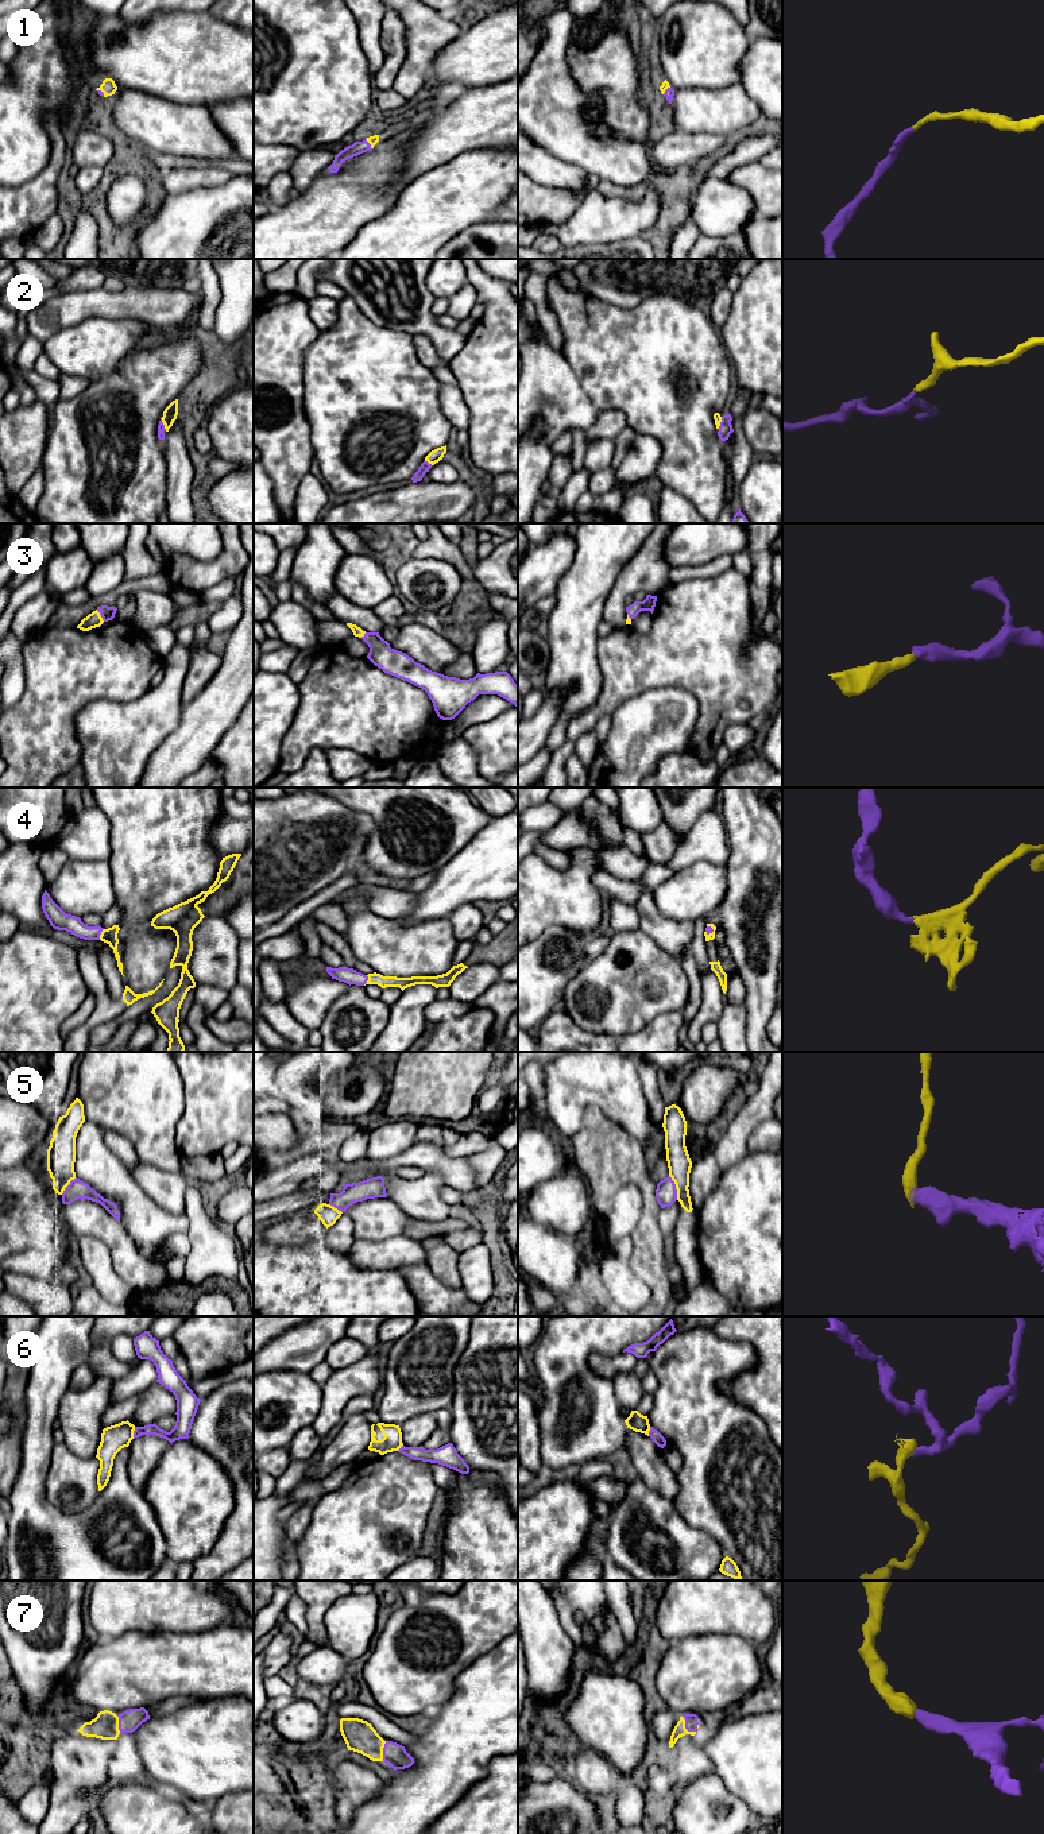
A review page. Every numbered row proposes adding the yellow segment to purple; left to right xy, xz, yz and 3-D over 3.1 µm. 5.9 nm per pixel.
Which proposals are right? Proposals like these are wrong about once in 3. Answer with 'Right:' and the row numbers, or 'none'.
Right: 1, 2, 3, 4, 7

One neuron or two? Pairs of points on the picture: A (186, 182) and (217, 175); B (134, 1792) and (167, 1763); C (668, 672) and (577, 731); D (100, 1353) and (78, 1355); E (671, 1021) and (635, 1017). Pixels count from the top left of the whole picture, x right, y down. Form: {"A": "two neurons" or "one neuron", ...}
{"A": "one neuron", "B": "two neurons", "C": "one neuron", "D": "two neurons", "E": "two neurons"}

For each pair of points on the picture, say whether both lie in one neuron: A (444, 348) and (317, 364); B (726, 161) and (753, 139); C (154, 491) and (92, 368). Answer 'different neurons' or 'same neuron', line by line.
A: different neurons
B: same neuron
C: different neurons

